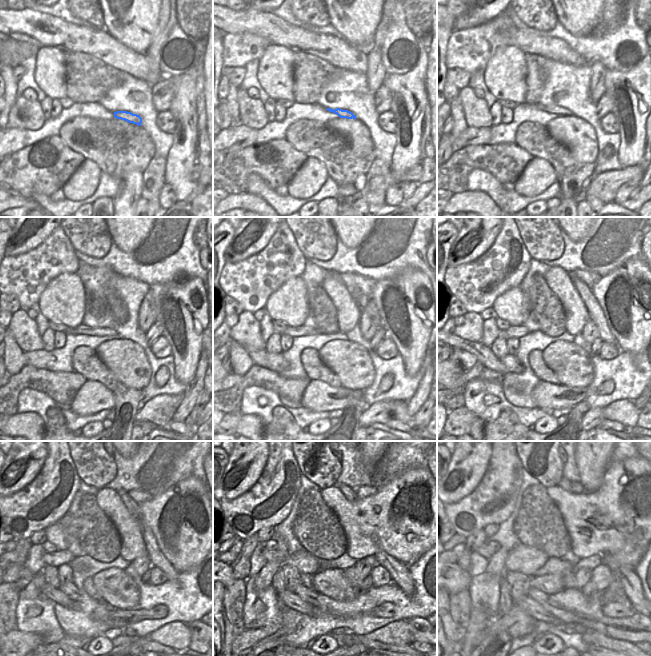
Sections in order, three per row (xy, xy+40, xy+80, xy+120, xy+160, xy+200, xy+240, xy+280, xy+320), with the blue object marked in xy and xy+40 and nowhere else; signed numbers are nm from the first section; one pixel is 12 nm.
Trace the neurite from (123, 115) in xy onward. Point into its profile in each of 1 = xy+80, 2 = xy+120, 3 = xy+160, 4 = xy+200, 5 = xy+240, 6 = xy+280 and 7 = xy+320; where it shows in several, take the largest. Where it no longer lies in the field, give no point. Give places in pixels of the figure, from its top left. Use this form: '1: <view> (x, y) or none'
1: xy+80 (551, 109)
2: xy+120 (81, 329)
3: xy+160 (302, 330)
4: xy+200 (513, 331)
5: xy+240 (60, 557)
6: xy+280 (278, 558)
7: xy+320 (500, 556)

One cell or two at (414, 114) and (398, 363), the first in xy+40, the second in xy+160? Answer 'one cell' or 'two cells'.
two cells

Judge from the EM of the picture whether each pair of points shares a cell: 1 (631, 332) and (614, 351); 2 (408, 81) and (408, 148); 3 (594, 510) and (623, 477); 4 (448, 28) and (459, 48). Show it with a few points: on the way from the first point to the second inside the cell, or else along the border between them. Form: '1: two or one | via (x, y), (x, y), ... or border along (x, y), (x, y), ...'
1: two | border along (618, 345), (621, 350)
2: one | via (409, 98), (409, 113), (413, 117), (413, 131)
3: one | via (602, 502), (619, 485)
4: two | border along (453, 30), (448, 40), (447, 49)

